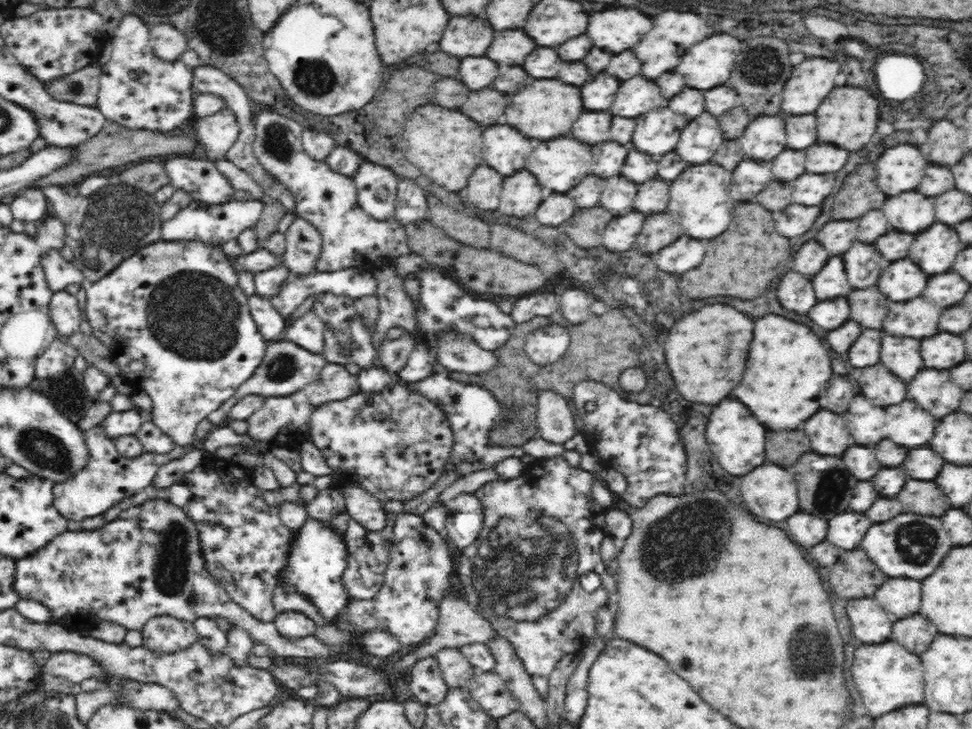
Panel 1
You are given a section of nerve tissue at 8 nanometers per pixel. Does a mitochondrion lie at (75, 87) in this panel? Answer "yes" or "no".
yes

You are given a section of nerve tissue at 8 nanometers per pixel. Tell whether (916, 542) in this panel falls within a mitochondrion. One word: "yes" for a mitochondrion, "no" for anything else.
yes

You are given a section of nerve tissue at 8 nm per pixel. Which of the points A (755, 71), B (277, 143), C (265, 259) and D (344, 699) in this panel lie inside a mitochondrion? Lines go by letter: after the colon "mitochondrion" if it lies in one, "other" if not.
A: mitochondrion
B: mitochondrion
C: other
D: other

